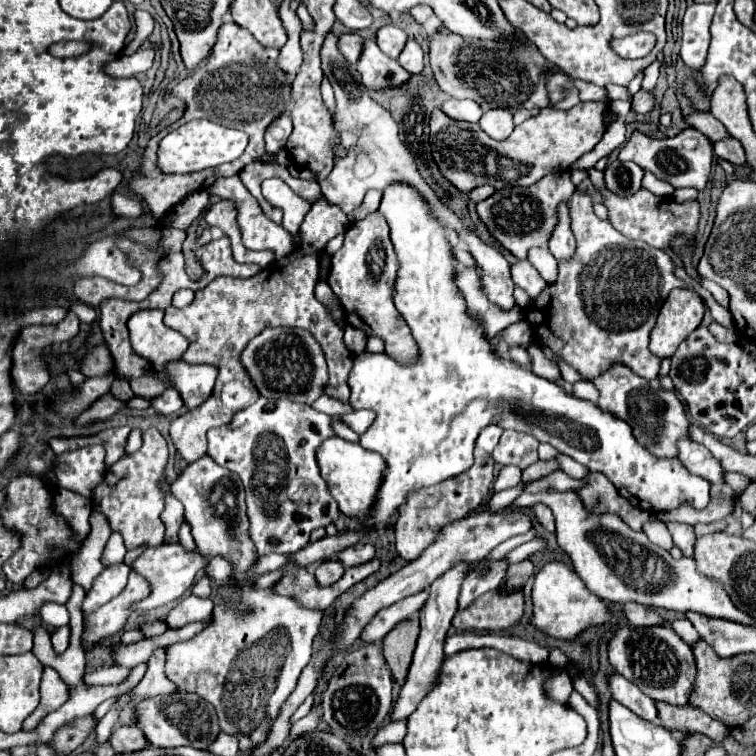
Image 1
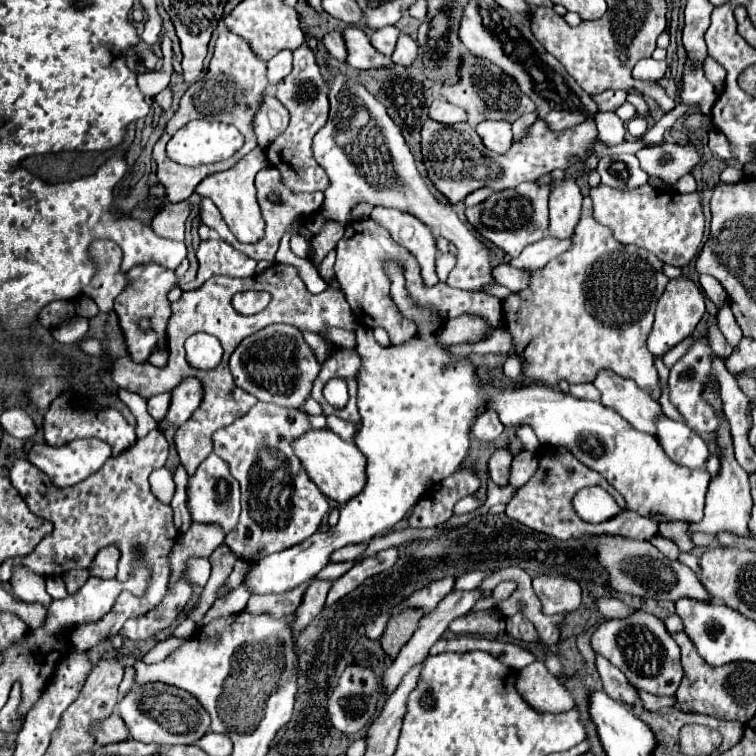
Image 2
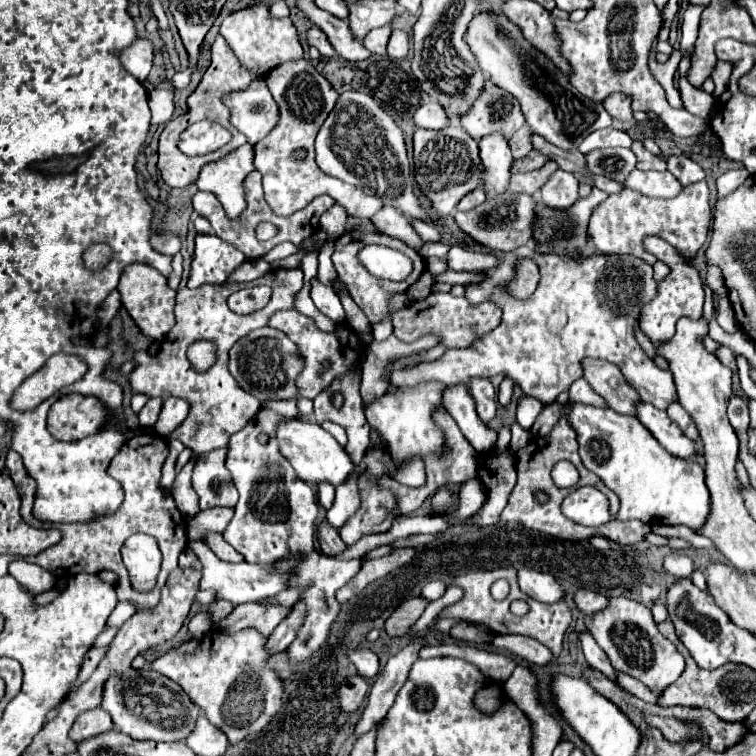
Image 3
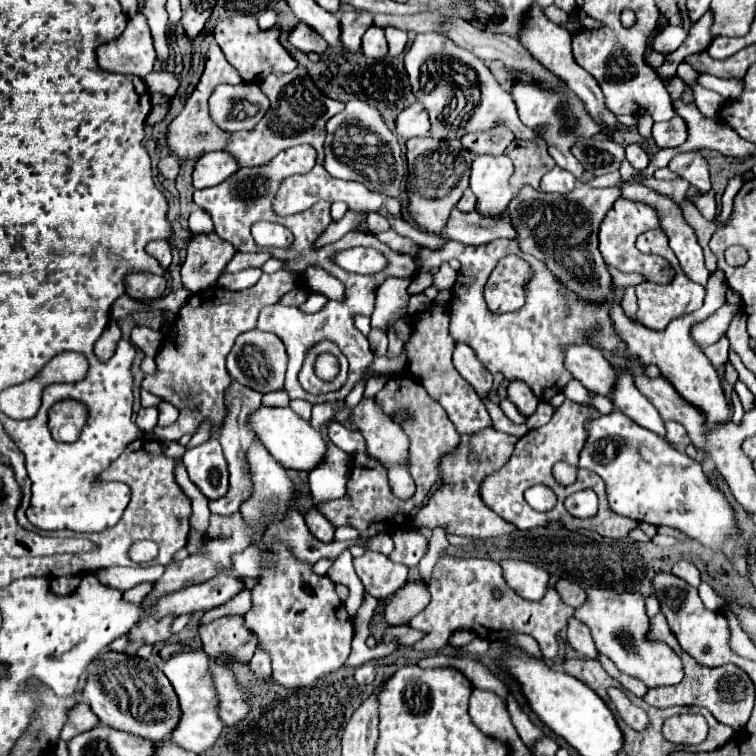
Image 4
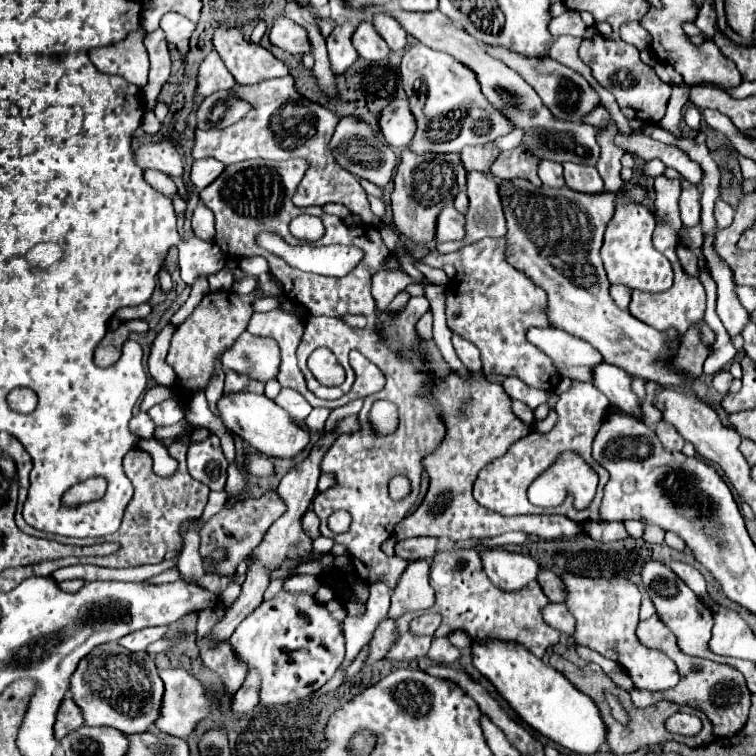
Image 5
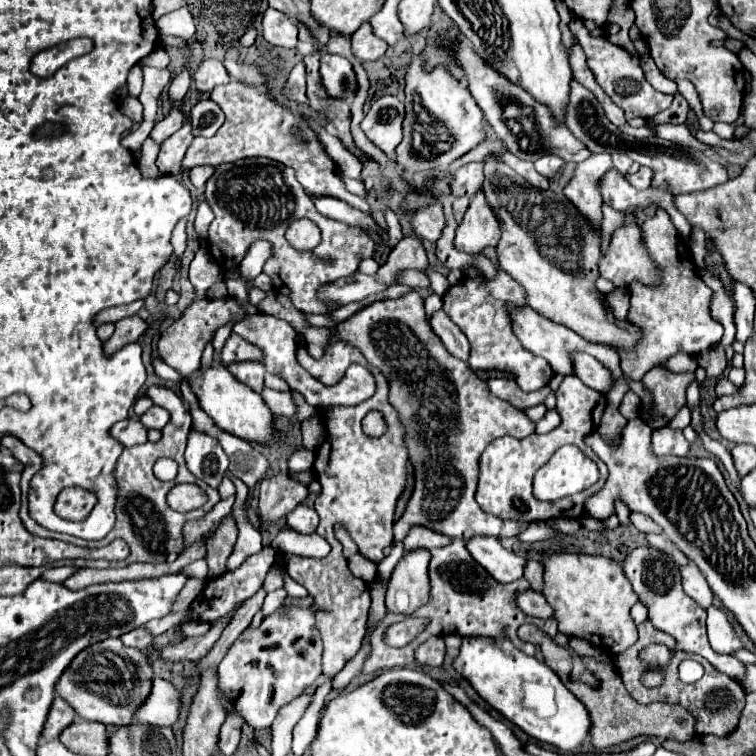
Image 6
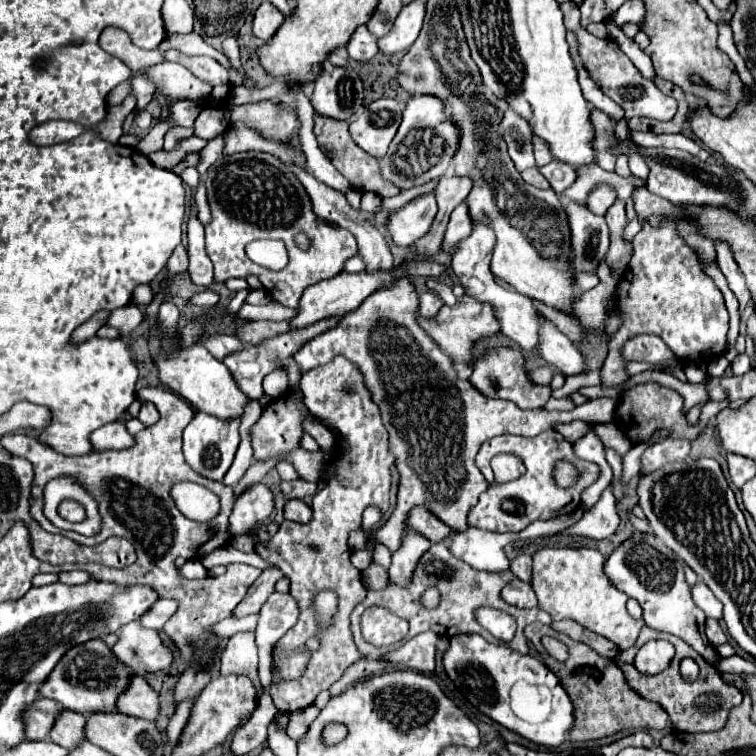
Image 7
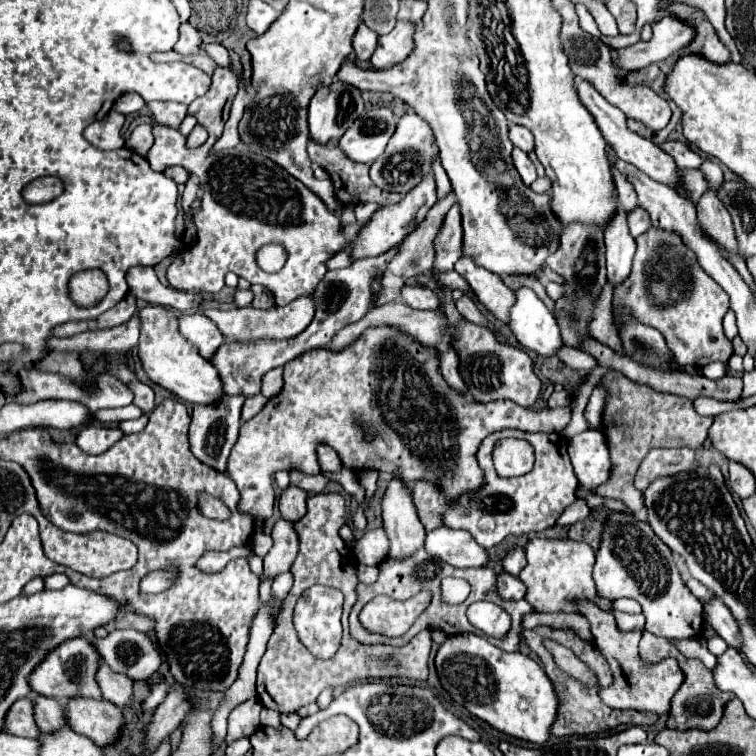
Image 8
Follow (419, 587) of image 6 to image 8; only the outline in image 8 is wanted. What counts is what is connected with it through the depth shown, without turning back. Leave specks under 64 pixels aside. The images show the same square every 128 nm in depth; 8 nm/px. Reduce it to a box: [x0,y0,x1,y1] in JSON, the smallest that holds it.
[382,476,426,558]

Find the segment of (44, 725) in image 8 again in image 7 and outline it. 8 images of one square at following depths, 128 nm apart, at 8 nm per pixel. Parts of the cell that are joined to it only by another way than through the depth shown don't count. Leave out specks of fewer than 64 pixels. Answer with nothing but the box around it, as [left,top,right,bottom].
[50,708,86,750]

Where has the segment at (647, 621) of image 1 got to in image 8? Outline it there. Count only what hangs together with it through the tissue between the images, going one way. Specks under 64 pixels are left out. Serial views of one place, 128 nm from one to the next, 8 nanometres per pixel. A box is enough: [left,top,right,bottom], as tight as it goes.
[502,548,526,576]

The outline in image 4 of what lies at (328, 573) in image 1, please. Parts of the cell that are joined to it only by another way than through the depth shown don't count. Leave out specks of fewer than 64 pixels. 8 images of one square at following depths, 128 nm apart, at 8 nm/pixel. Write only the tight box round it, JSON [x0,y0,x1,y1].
[248,650,272,682]

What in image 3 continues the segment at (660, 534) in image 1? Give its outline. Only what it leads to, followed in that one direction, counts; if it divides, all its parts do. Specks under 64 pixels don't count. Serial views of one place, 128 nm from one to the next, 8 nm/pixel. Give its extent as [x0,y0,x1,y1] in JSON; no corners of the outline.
[664,552,694,578]

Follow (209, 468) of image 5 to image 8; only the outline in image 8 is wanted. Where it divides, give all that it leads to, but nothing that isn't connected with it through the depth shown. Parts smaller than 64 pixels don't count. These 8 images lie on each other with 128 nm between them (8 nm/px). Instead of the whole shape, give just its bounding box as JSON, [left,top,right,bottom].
[188,394,246,472]

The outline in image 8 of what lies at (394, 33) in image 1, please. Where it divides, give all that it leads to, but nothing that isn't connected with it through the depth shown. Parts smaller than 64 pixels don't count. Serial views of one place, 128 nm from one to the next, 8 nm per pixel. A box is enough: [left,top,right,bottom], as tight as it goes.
[352,24,378,62]

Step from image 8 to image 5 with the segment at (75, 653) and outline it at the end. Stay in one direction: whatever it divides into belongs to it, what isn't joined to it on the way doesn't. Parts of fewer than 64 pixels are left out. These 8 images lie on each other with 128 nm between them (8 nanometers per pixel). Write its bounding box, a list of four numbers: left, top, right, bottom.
[70,642,164,734]

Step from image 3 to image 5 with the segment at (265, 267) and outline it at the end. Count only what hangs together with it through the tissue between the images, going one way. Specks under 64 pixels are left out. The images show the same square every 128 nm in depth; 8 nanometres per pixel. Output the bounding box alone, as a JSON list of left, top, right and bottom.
[232,276,256,294]

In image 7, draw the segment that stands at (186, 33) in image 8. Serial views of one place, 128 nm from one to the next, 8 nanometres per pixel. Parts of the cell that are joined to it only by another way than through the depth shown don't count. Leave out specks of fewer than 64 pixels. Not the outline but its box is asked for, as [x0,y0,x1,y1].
[162,32,230,69]

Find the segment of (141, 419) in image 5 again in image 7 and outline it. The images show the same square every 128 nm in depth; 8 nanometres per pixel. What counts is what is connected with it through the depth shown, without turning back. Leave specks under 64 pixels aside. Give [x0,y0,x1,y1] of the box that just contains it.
[90,422,134,452]

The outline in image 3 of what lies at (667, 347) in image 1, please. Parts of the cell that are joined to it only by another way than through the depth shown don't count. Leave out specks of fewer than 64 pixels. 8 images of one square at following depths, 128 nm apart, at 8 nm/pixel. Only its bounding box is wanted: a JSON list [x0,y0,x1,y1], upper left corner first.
[640,236,704,342]

